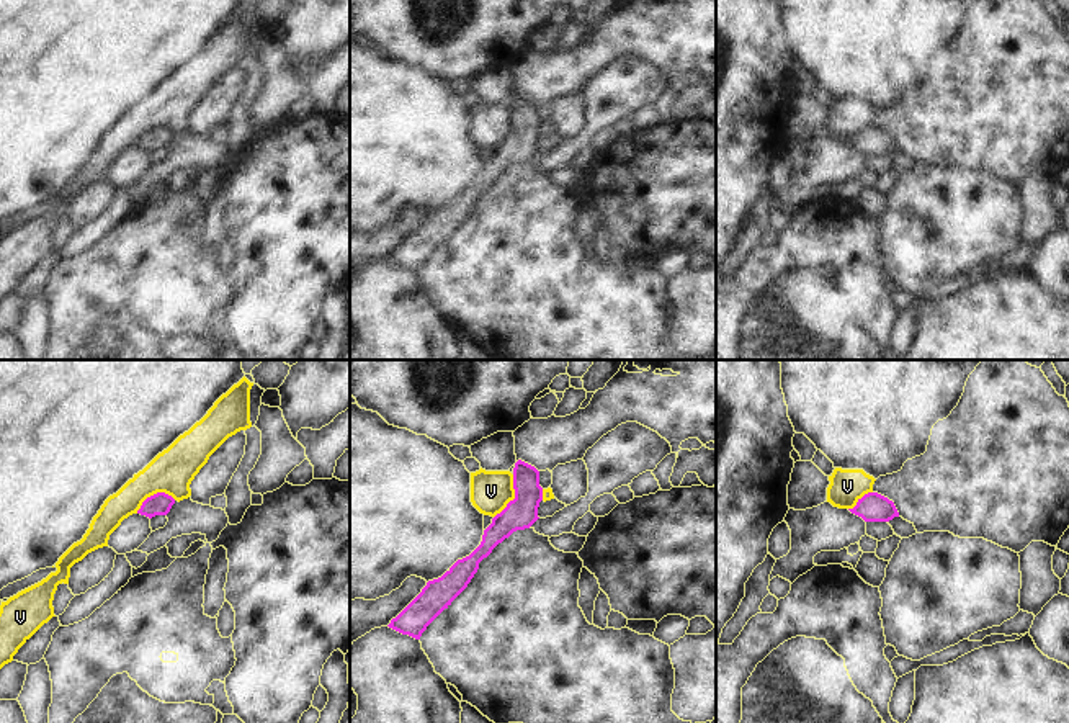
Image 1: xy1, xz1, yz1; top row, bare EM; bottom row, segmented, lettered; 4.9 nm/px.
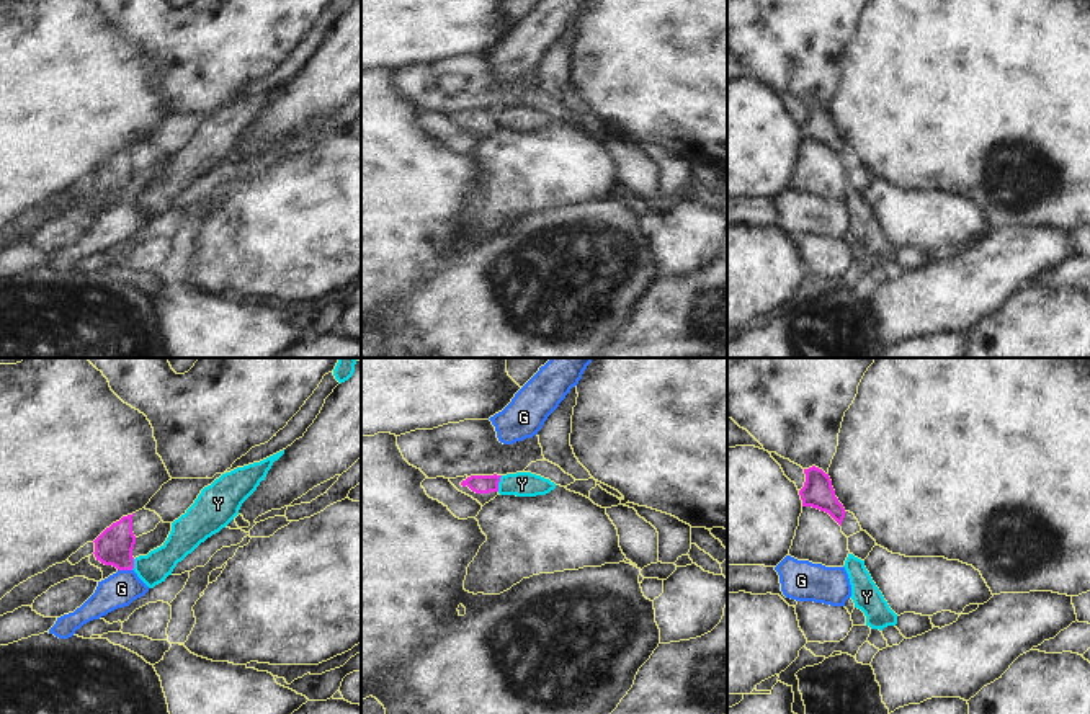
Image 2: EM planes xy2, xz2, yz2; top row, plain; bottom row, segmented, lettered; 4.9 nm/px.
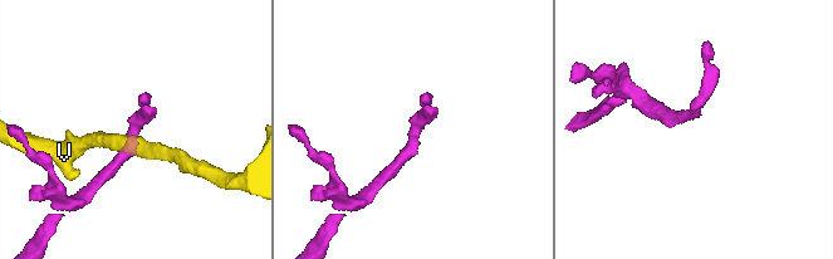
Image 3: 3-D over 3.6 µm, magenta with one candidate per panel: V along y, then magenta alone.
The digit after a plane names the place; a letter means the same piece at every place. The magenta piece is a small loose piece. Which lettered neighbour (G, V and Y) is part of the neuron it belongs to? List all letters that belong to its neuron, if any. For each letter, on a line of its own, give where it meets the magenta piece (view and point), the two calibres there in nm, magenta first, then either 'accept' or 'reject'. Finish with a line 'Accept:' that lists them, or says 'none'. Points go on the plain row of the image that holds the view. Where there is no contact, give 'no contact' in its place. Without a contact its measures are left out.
G: xy2 (125, 203) | 180/170 nm | reject
V: xz1 (515, 130) | 160/200 nm | reject
Y: xz2 (497, 118) | 100/130 nm | reject
Accept: none

